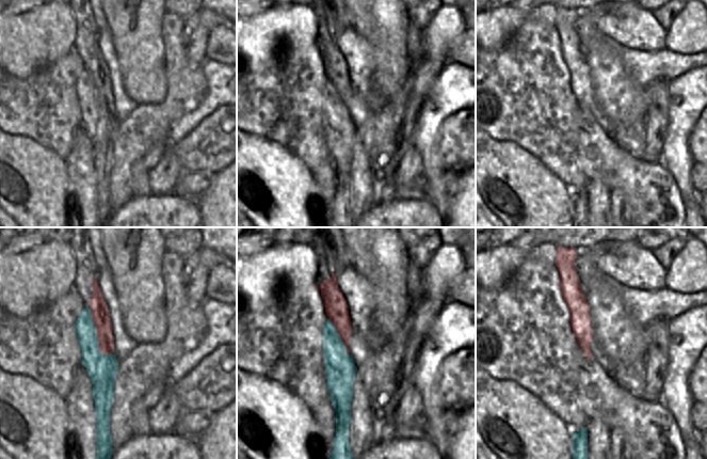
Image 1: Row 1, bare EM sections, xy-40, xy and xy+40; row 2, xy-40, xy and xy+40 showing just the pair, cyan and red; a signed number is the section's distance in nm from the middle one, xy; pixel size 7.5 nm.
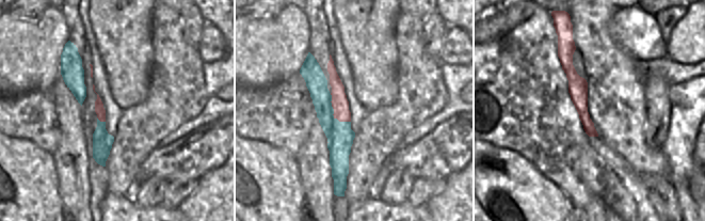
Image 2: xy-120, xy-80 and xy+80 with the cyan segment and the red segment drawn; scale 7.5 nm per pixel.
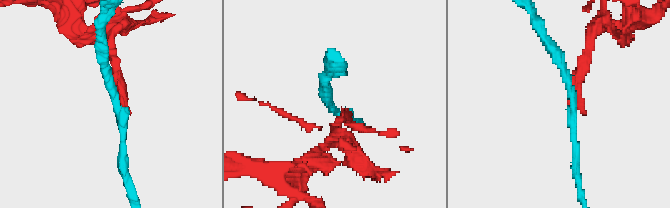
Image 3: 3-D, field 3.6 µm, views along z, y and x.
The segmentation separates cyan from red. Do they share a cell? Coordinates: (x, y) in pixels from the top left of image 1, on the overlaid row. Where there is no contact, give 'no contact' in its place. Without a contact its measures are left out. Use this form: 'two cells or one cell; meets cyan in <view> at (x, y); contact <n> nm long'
two cells; meets cyan in xy at (339, 337); contact 320 nm long

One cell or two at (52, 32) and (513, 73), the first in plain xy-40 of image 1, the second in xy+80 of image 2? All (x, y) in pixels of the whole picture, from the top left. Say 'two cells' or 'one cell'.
two cells

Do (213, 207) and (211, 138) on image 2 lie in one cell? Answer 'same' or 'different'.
different

